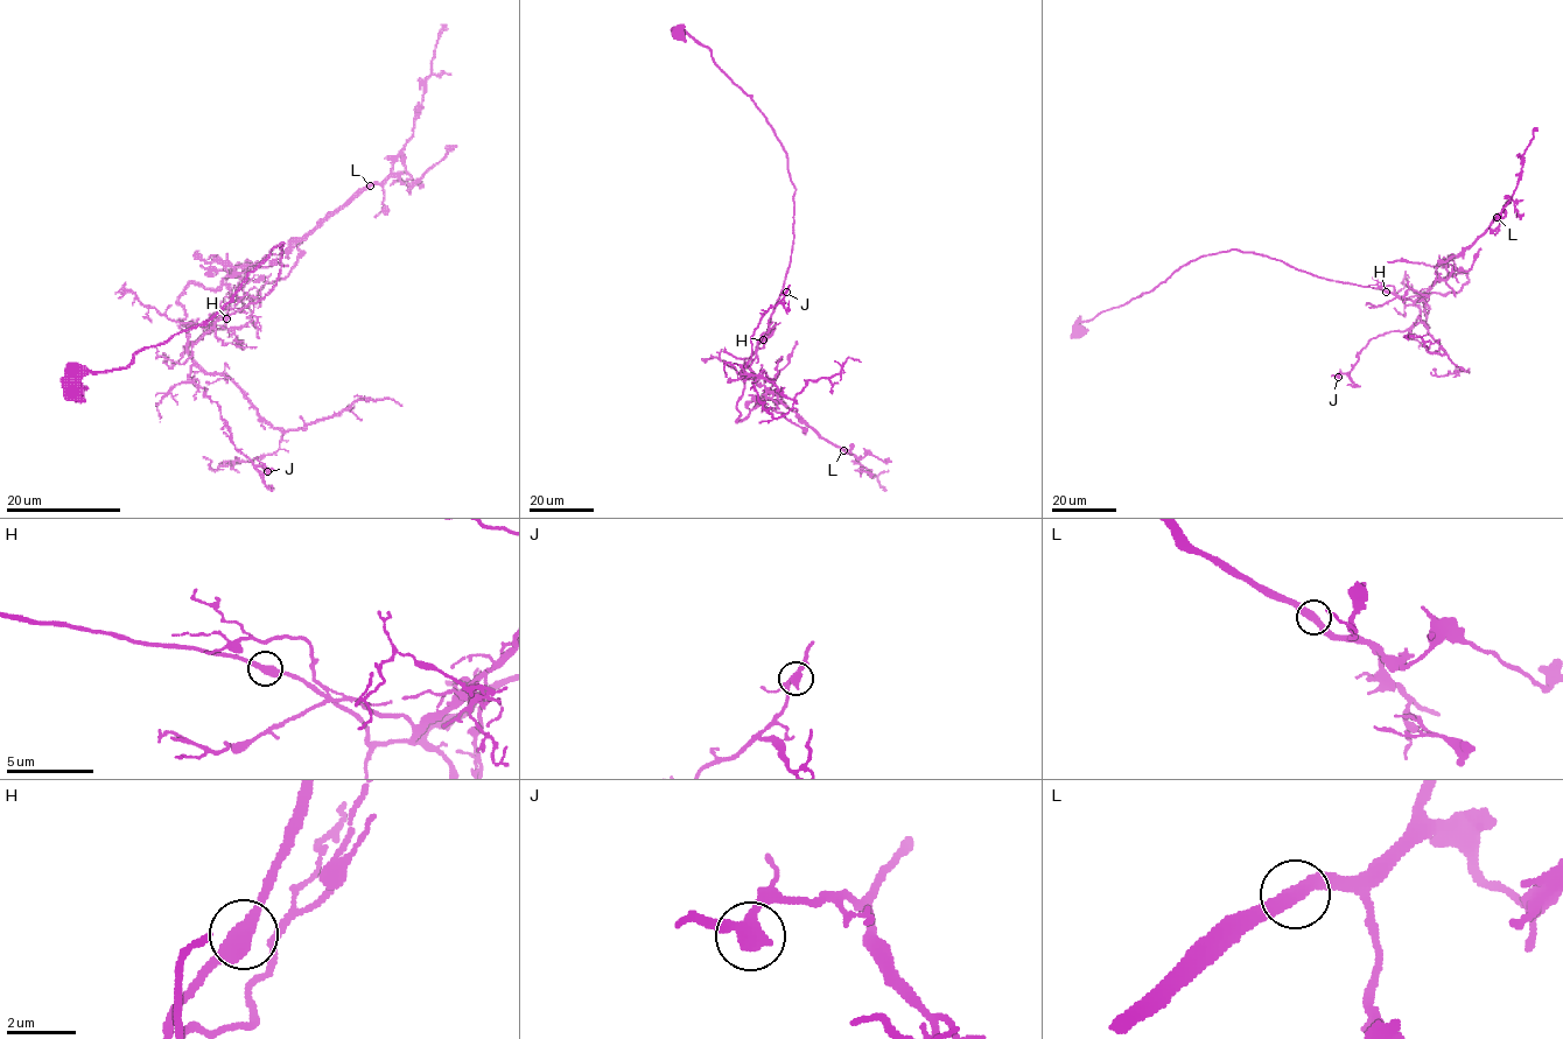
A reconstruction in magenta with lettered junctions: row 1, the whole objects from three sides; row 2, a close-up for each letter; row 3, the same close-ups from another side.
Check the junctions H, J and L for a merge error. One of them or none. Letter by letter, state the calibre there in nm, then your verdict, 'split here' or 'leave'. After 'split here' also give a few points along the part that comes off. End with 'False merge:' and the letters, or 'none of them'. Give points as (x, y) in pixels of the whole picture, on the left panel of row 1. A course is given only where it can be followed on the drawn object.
H: 440 nm | leave
J: 440 nm | leave
L: 400 nm | leave
False merge: none of them

